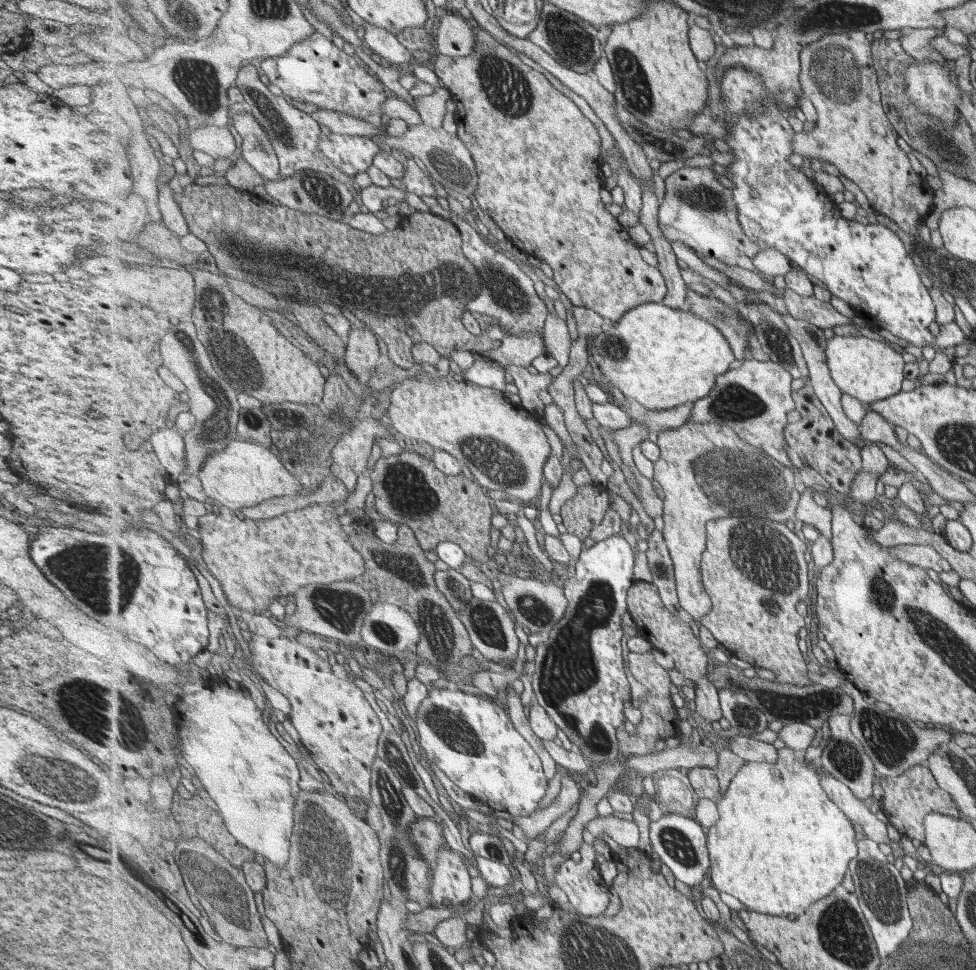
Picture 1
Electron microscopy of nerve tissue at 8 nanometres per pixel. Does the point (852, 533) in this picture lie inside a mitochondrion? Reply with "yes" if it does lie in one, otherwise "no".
no

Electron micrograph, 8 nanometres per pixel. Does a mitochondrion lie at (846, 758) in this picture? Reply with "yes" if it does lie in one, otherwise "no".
yes

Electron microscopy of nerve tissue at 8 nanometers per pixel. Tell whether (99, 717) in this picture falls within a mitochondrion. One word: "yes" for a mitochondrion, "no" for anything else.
yes

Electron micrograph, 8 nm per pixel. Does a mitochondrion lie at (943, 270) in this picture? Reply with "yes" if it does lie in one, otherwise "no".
yes

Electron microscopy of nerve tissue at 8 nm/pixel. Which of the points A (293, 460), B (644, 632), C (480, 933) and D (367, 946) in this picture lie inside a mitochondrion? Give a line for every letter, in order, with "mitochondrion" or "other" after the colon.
A: other
B: other
C: other
D: other

